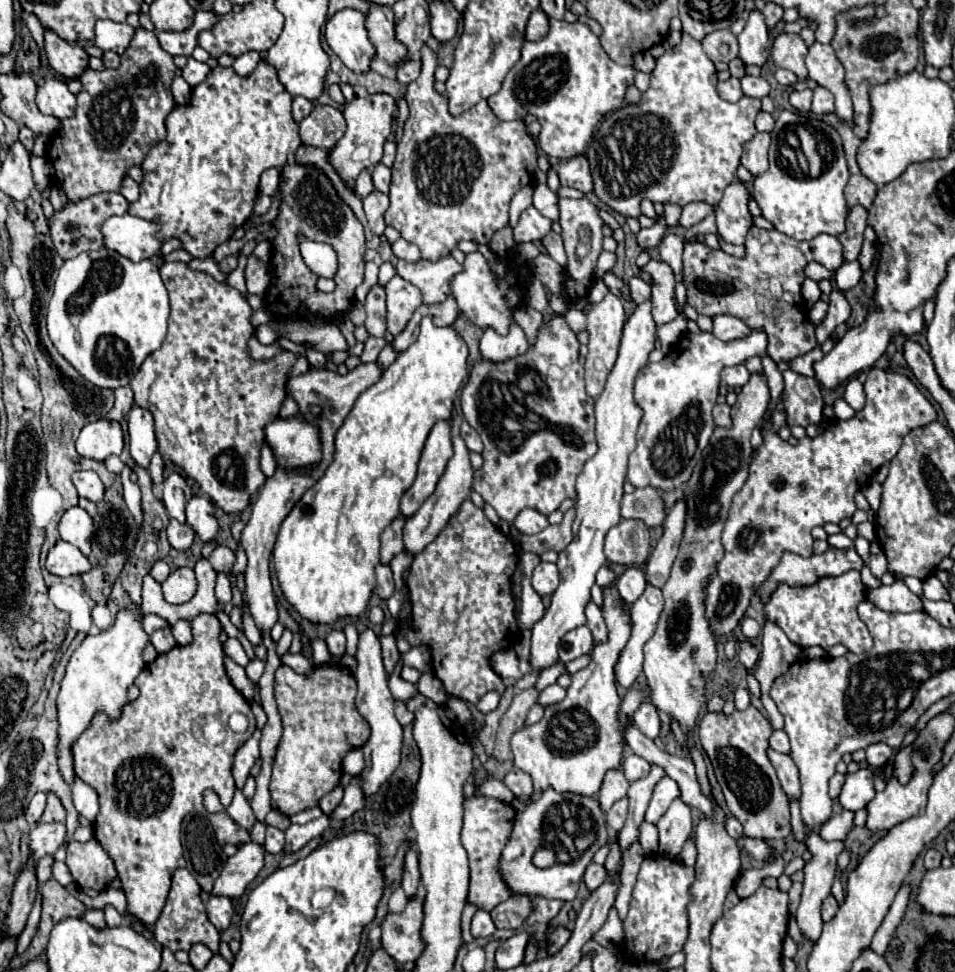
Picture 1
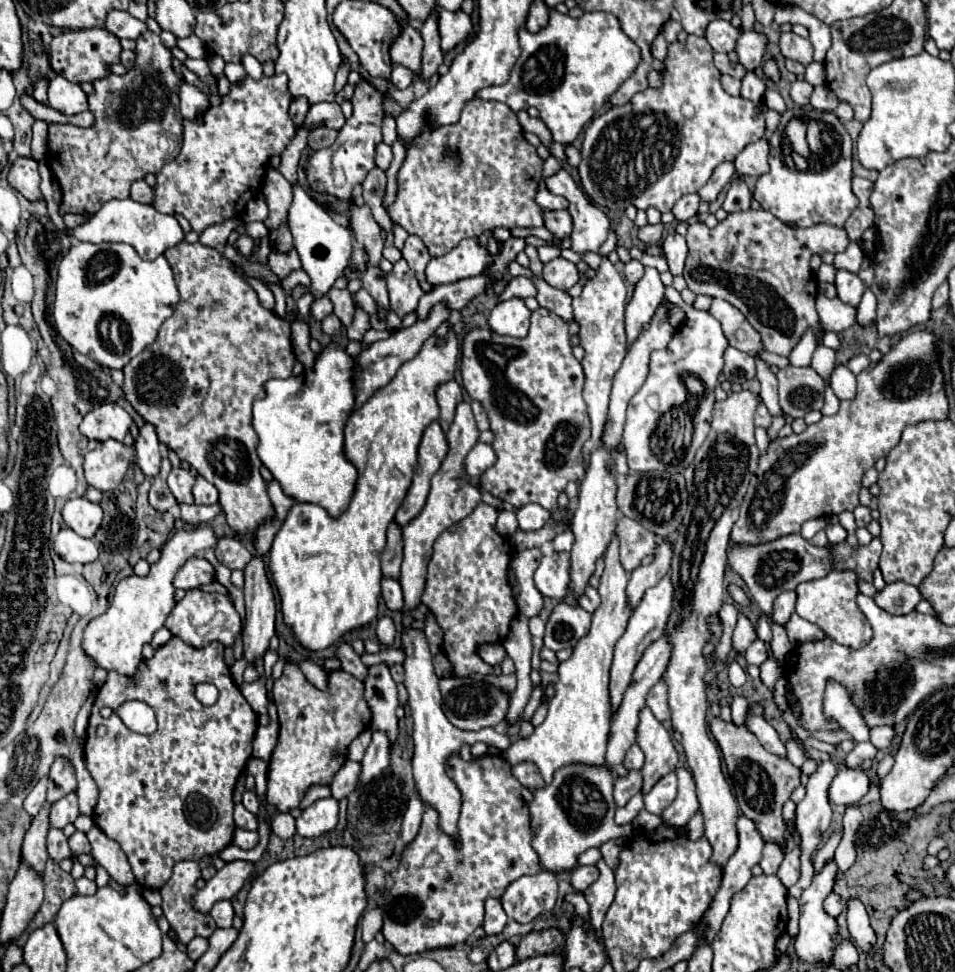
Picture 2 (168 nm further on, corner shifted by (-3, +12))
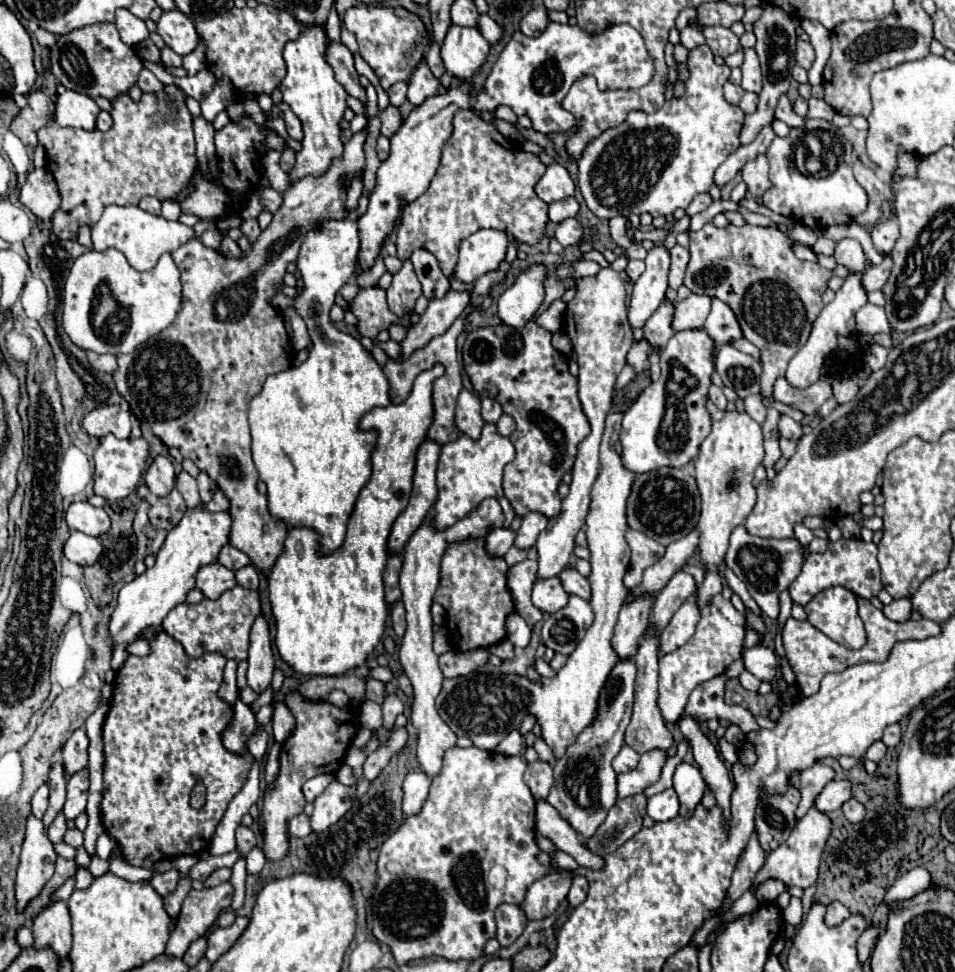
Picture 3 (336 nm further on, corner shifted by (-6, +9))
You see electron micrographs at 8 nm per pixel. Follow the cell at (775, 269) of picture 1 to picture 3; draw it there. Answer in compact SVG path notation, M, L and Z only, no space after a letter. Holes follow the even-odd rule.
M706 223L700 231L688 233L690 235L690 261L684 277L684 285L698 295L708 295L724 301L730 305L734 311L742 335L754 343L760 351L760 365L762 365L762 377L760 377L760 395L770 397L772 395L772 385L778 377L786 373L788 361L806 345L812 323L820 315L824 303L822 295L828 287L828 281L838 275L838 277L848 277L850 271L846 267L836 267L834 271L828 271L820 267L818 263L810 261L800 261L792 253L792 239L788 239L784 233L778 229L766 229L766 227L754 227L754 225L744 225L744 227L734 227L728 225L724 229L714 227L712 223Z

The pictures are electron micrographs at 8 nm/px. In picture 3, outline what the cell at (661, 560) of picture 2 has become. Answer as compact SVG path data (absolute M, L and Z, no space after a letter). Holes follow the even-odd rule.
M648 595L636 597L628 605L622 607L620 619L614 629L614 653L618 659L632 659L634 651L638 651L638 643L648 627L652 611L652 601Z

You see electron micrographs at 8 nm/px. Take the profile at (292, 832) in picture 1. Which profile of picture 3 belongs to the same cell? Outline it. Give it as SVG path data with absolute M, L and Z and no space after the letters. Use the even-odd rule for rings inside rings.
M334 779L328 785L328 789L314 801L314 813L310 815L312 831L320 833L326 831L330 825L334 825L346 811L350 811L354 795L356 795L356 785L346 787L344 783L338 783Z

